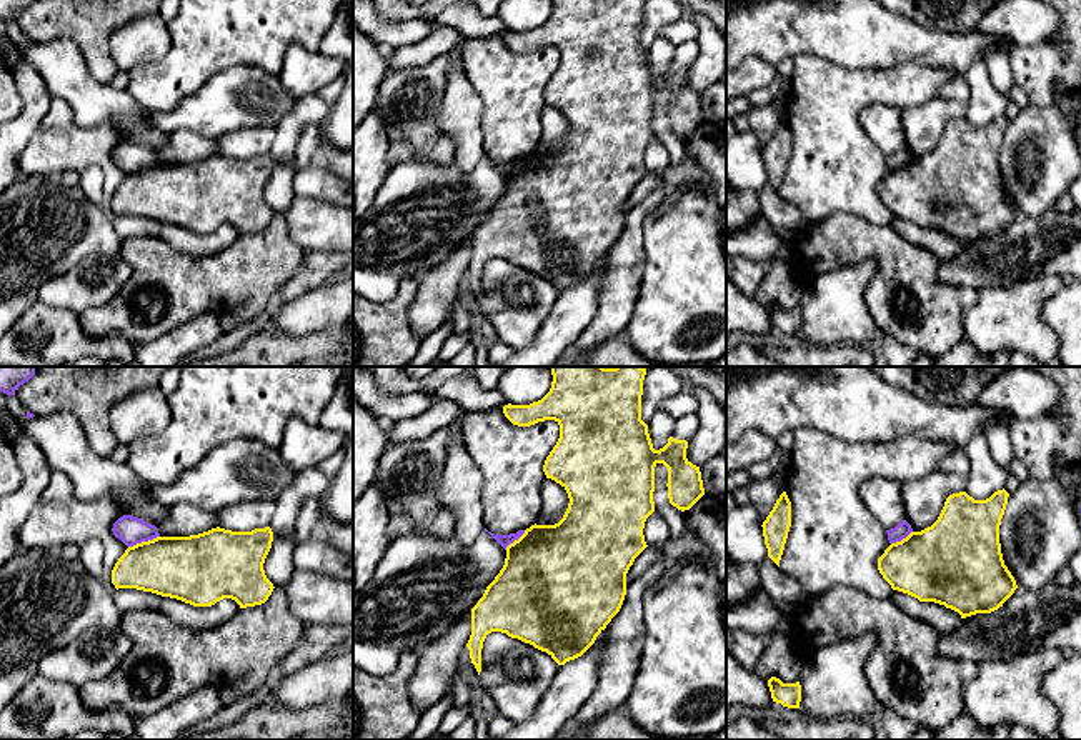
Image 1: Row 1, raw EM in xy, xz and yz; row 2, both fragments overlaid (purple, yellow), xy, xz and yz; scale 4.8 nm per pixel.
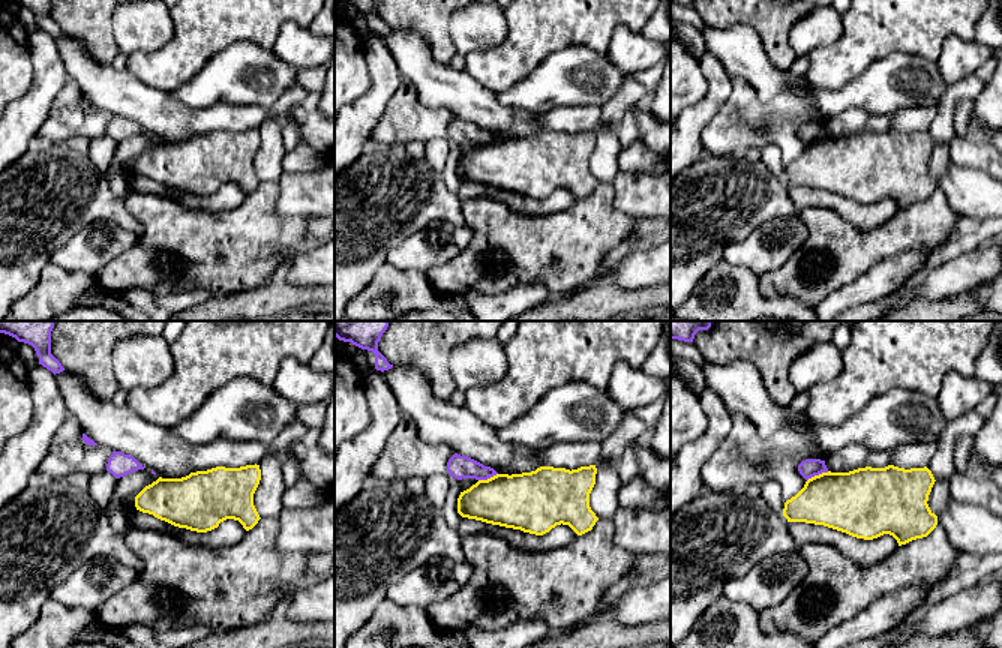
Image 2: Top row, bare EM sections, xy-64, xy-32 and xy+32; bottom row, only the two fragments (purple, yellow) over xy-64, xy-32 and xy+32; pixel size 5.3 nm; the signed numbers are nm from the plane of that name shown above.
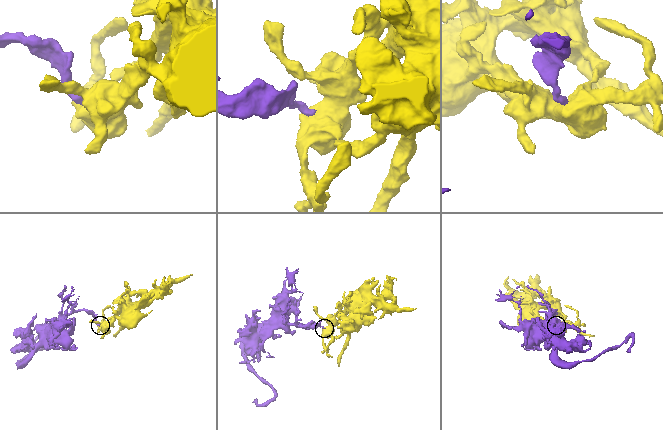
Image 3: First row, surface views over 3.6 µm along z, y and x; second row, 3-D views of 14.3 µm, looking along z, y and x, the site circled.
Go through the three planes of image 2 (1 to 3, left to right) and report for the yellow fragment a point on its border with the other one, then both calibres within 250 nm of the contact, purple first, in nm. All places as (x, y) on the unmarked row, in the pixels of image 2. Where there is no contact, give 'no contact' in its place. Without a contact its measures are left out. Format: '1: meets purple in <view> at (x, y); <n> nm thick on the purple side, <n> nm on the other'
1: no contact
2: meets purple in xy-32 at (488, 141); 130 nm thick on the purple side, 320 nm on the other
3: meets purple in xy+32 at (818, 138); 100 nm thick on the purple side, 340 nm on the other

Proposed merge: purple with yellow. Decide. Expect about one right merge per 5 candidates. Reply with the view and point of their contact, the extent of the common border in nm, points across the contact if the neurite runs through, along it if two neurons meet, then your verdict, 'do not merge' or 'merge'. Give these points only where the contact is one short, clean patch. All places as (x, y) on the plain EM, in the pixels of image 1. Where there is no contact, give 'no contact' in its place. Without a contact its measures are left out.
meets purple in xy at (144, 167); contact 160 nm long; runs through xy (132, 157), (144, 167), (169, 192), (187, 195); merge

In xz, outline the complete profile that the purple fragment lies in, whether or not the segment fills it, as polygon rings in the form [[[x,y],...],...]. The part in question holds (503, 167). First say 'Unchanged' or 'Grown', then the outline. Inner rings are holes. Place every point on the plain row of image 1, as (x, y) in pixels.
Grown. [[[551,0],[551,2],[553,2],[551,15],[541,27],[533,28],[530,32],[508,30],[503,33],[503,40],[513,52],[518,53],[530,53],[545,47],[555,47],[560,52],[560,65],[553,73],[553,77],[550,78],[550,82],[546,83],[543,98],[546,105],[555,107],[566,117],[570,130],[563,145],[555,152],[535,150],[526,157],[518,157],[516,160],[510,160],[510,162],[495,162],[488,158],[506,177],[506,185],[500,200],[486,213],[478,230],[471,235],[471,262],[466,273],[470,277],[470,285],[478,302],[481,298],[483,268],[486,262],[491,258],[501,258],[511,265],[518,265],[525,270],[530,270],[535,275],[546,278],[558,292],[565,292],[566,288],[581,283],[595,270],[596,263],[606,255],[611,245],[620,238],[626,222],[626,200],[633,192],[635,185],[648,173],[645,168],[643,155],[646,145],[655,138],[655,128],[653,128],[655,93],[658,90],[663,90],[668,95],[666,113],[668,113],[668,125],[673,133],[676,133],[681,138],[690,137],[705,122],[700,93],[693,92],[686,85],[686,75],[688,75],[686,67],[676,67],[670,63],[668,70],[663,75],[660,77],[653,75],[648,60],[648,52],[641,47],[641,22],[643,22],[643,7],[646,0]]]

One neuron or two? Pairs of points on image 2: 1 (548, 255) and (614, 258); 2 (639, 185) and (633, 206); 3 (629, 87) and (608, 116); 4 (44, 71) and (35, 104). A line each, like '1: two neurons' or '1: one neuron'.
1: two neurons
2: one neuron
3: one neuron
4: one neuron

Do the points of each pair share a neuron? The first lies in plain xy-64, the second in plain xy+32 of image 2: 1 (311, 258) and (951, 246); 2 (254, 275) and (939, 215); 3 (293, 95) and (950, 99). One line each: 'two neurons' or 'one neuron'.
1: two neurons
2: one neuron
3: one neuron

